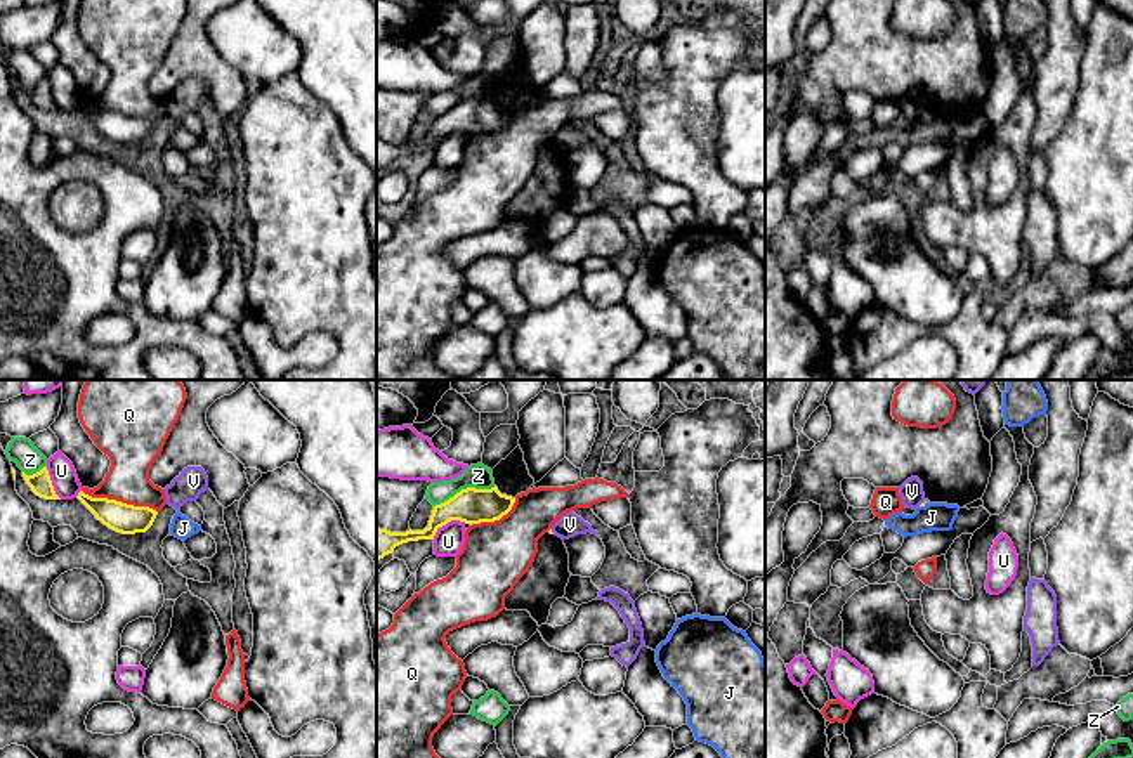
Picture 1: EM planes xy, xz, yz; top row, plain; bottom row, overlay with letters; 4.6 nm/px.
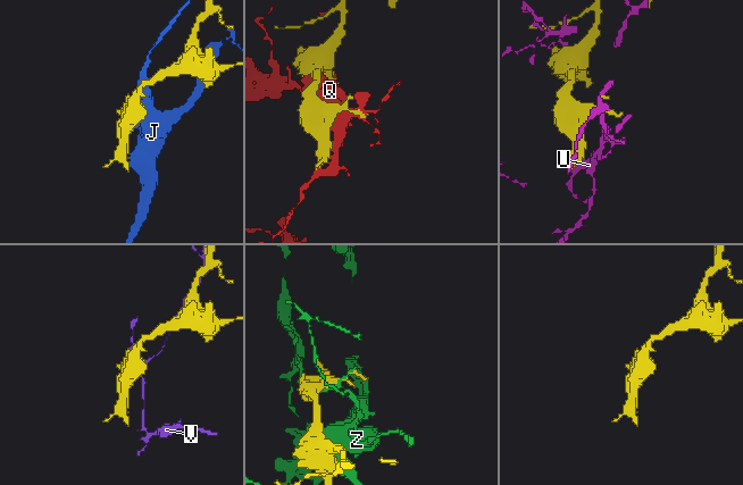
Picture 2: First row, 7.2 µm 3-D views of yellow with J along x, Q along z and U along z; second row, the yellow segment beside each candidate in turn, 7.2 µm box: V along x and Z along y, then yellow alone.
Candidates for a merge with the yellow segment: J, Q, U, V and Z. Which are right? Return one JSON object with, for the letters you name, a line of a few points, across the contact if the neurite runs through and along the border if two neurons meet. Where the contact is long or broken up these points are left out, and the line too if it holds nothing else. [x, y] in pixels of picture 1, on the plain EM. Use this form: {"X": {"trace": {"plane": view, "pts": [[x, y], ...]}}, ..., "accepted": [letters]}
{"accepted": []}

